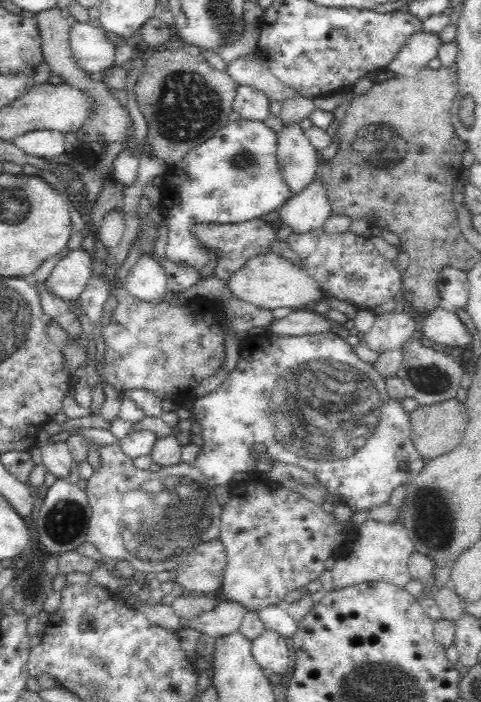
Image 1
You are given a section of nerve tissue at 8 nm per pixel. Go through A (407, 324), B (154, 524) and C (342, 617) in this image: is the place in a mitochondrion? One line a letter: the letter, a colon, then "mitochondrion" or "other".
A: other
B: mitochondrion
C: other

